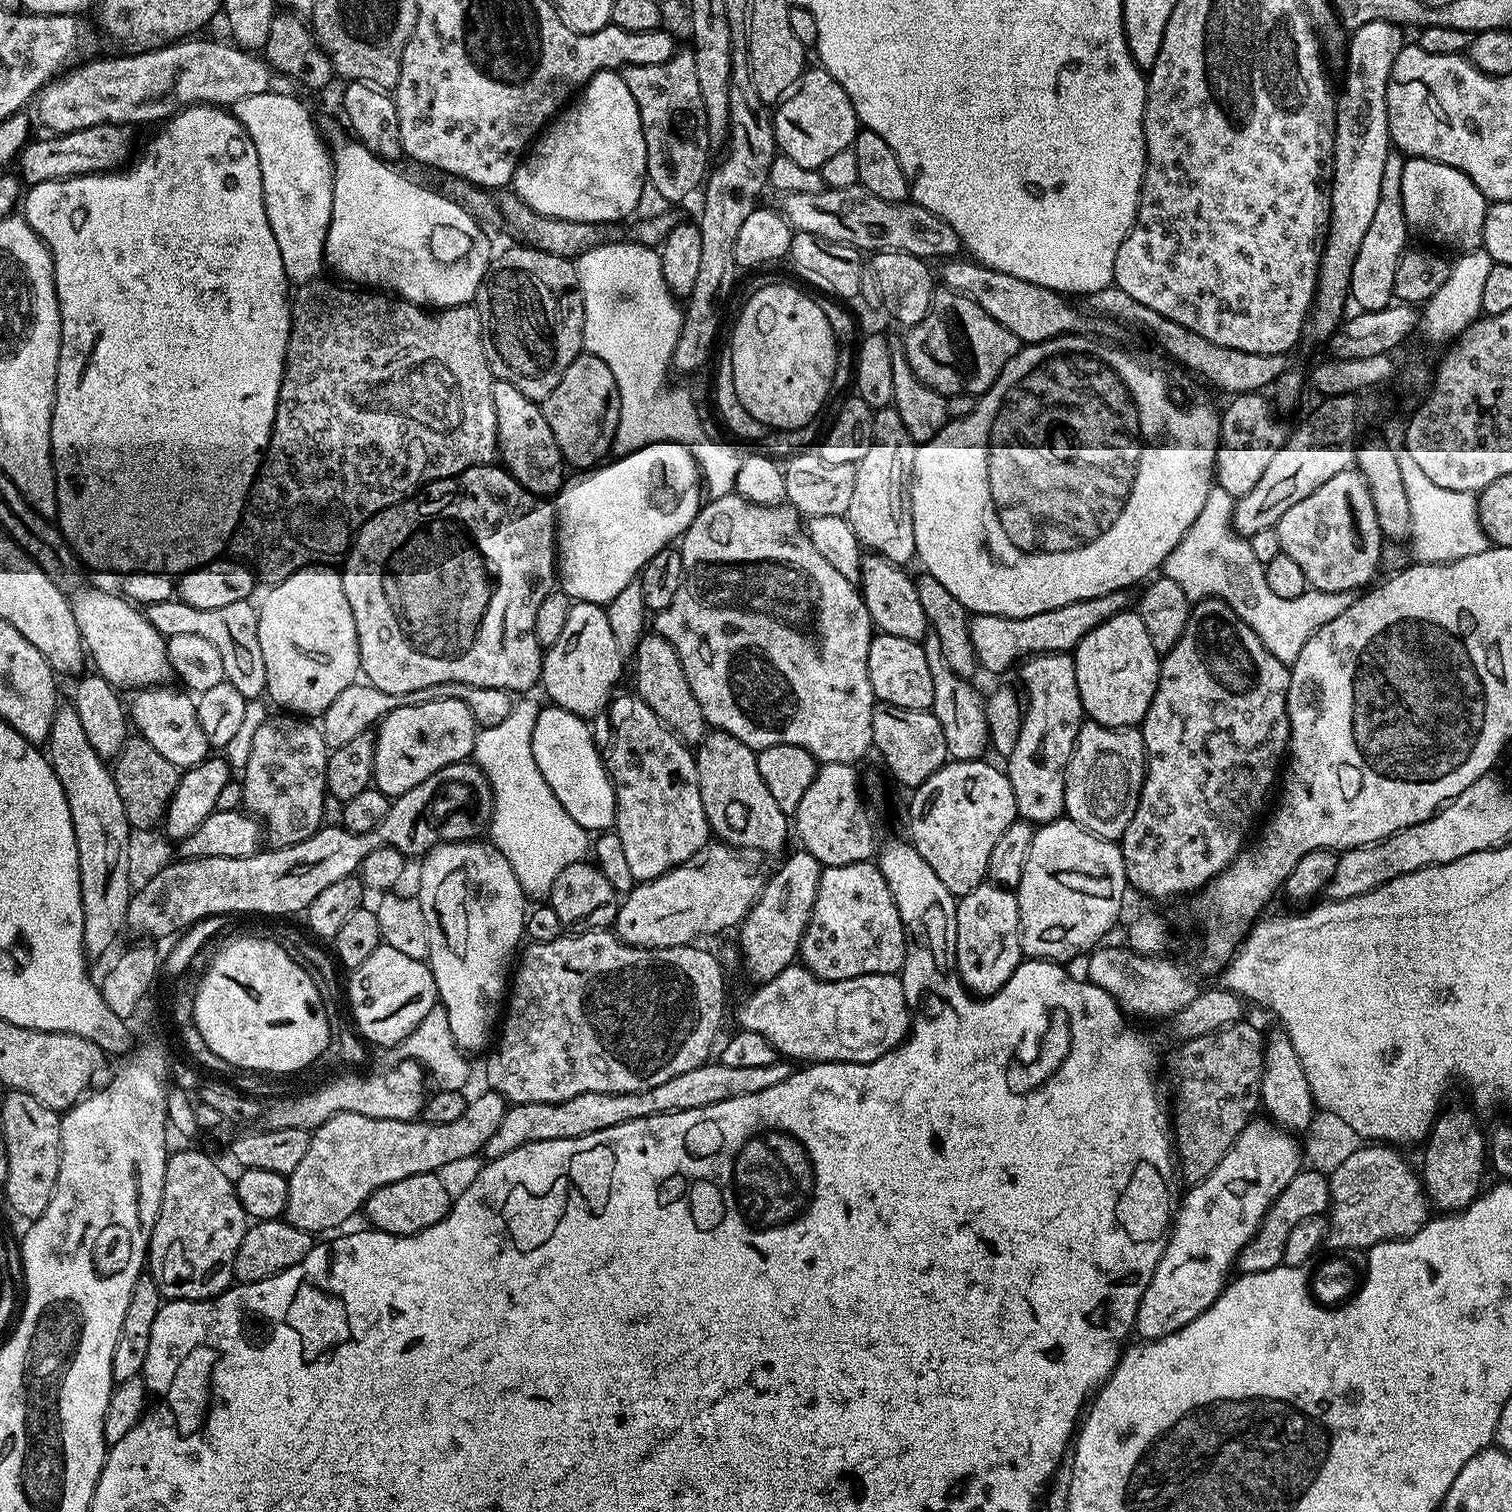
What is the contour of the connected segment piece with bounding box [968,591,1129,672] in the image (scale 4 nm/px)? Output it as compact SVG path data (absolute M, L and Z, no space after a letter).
M1127 591L1102 594L1098 598L1090 598L1082 602L1070 602L1070 606L1058 606L1058 610L1046 610L1042 614L1030 614L1026 618L1010 618L1009 616L995 616L994 614L973 615L968 621L970 626L970 642L974 646L976 663L988 672L1004 672L1008 667L1019 665L1025 658L1043 656L1045 652L1071 653L1102 622L1114 618L1119 612L1129 607Z

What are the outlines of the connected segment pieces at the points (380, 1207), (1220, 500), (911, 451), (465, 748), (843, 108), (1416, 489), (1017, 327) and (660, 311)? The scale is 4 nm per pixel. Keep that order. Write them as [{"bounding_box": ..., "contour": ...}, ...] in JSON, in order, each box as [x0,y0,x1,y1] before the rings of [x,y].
[{"bounding_box":[362,1172,453,1236],"contour":[[[435,1172],[398,1178],[398,1182],[390,1182],[370,1194],[370,1198],[364,1203],[362,1216],[372,1223],[369,1225],[375,1231],[389,1232],[395,1236],[412,1236],[415,1232],[426,1230],[442,1222],[442,1218],[446,1218],[452,1208],[453,1193],[448,1193],[447,1186],[440,1178]]]},{"bounding_box":[1163,487,1357,666],"contour":[[[1212,487],[1206,498],[1206,506],[1202,506],[1202,514],[1194,518],[1194,526],[1190,526],[1182,542],[1178,542],[1176,549],[1165,558],[1163,575],[1182,586],[1182,594],[1186,594],[1189,602],[1205,598],[1225,600],[1234,614],[1242,618],[1242,622],[1254,622],[1258,616],[1266,616],[1268,620],[1276,622],[1278,662],[1291,666],[1298,654],[1302,654],[1302,646],[1310,642],[1319,628],[1350,610],[1357,593],[1309,590],[1298,598],[1278,598],[1278,594],[1273,594],[1270,586],[1266,586],[1264,565],[1254,558],[1254,550],[1250,550],[1247,539],[1238,535],[1232,527],[1233,503],[1234,497],[1226,494],[1226,490]]]},{"bounding_box":[846,406,917,566],"contour":[[[889,406],[875,409],[872,413],[872,445],[870,450],[866,450],[866,458],[862,458],[855,464],[854,495],[850,497],[850,510],[846,517],[848,525],[854,530],[856,539],[865,549],[871,550],[877,556],[885,556],[890,562],[901,566],[907,565],[907,560],[916,556],[910,491],[916,449],[917,445],[910,438],[910,434],[906,434],[906,426],[902,423],[902,418],[898,418],[896,408]]]},{"bounding_box":[374,698,478,798],"contour":[[[454,698],[411,704],[389,712],[375,733],[374,787],[390,798],[414,790],[414,786],[426,782],[430,774],[467,761],[476,747],[477,731],[478,725],[470,710],[466,710],[462,702],[454,702]]]},{"bounding_box":[772,66,858,170],"contour":[[[822,66],[809,67],[795,89],[775,105],[772,128],[776,131],[776,147],[786,158],[803,168],[819,170],[822,162],[842,150],[851,148],[856,140],[858,121],[850,94]]]},{"bounding_box":[1399,451,1490,564],"contour":[[[1406,451],[1399,453],[1400,469],[1402,470],[1402,482],[1406,486],[1406,502],[1409,503],[1410,512],[1410,545],[1417,561],[1422,564],[1449,564],[1462,558],[1470,558],[1470,554],[1484,552],[1490,546],[1487,534],[1482,530],[1478,510],[1476,509],[1477,497],[1470,492],[1458,490],[1446,490],[1446,486],[1437,486],[1426,478],[1426,473],[1410,458]]]},{"bounding_box":[938,258,1085,344],"contour":[[[956,258],[945,264],[948,265],[938,272],[939,279],[940,276],[944,279],[943,287],[952,292],[961,292],[978,302],[978,306],[982,306],[982,310],[986,310],[986,314],[990,314],[994,322],[1002,322],[1002,326],[1006,326],[1006,330],[1010,330],[1010,334],[1014,334],[1017,341],[1040,344],[1044,340],[1053,340],[1055,336],[1080,334],[1085,331],[1085,313],[1071,308],[1064,301],[1067,299],[1061,293],[1053,292],[1051,288],[1043,288],[1005,272],[985,268],[983,264],[968,258]]]},{"bounding_box":[575,242,742,497],"contour":[[[605,242],[594,246],[590,250],[586,250],[581,256],[575,257],[576,277],[578,278],[578,286],[582,294],[582,302],[584,303],[584,348],[587,355],[602,358],[602,362],[606,362],[606,366],[610,368],[610,374],[614,374],[614,382],[618,386],[618,398],[620,399],[620,409],[618,410],[618,430],[614,434],[614,442],[612,443],[612,452],[617,457],[625,456],[627,452],[633,452],[639,448],[645,448],[647,444],[674,443],[676,445],[690,446],[693,459],[696,460],[700,475],[702,477],[702,488],[709,497],[733,495],[736,479],[738,478],[738,470],[742,459],[741,453],[736,453],[728,444],[719,444],[716,440],[708,440],[708,436],[704,433],[704,424],[700,421],[700,412],[696,409],[696,404],[692,401],[692,396],[684,388],[668,388],[668,372],[672,368],[672,355],[674,354],[674,346],[678,342],[678,334],[684,325],[684,314],[677,297],[673,296],[672,291],[666,286],[666,282],[662,278],[662,262],[660,261],[660,253],[655,247],[639,242],[627,242],[628,244],[611,244]]]}]

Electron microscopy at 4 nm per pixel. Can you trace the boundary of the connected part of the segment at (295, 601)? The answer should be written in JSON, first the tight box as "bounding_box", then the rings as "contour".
{"bounding_box":[258,566,361,718],"contour":[[[313,566],[290,574],[290,578],[267,589],[268,597],[258,611],[258,642],[262,645],[262,658],[266,661],[266,696],[277,704],[277,709],[301,718],[316,718],[325,712],[342,694],[342,690],[357,683],[361,675],[358,654],[358,630],[354,630],[354,614],[346,602],[342,575],[332,566]]]}

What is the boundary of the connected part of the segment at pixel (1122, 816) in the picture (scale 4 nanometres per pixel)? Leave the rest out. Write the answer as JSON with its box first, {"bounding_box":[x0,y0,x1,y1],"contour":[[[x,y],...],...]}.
{"bounding_box":[1064,722,1145,841],"contour":[[[1095,722],[1081,724],[1074,750],[1070,754],[1070,762],[1064,771],[1064,811],[1067,819],[1104,840],[1119,841],[1126,826],[1130,826],[1130,818],[1134,818],[1134,810],[1140,801],[1145,763],[1144,733],[1139,727],[1107,728],[1104,724]]]}

